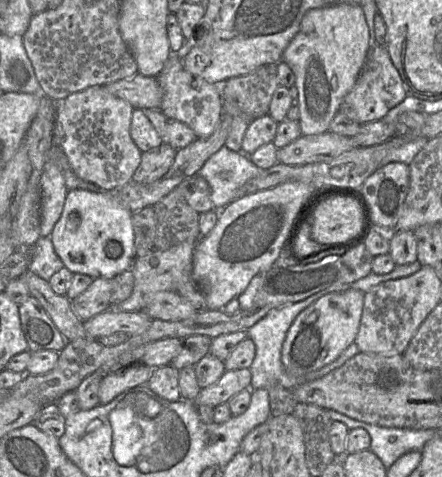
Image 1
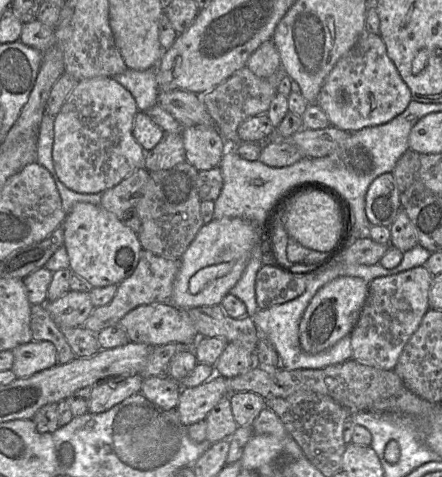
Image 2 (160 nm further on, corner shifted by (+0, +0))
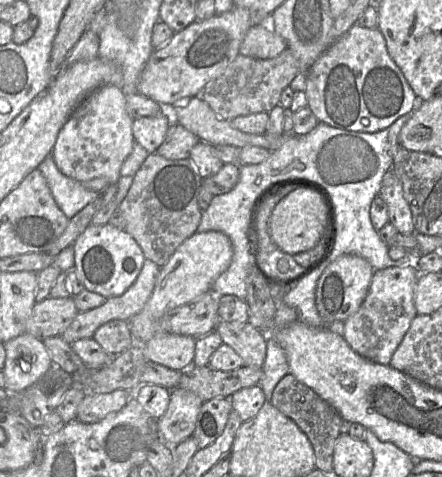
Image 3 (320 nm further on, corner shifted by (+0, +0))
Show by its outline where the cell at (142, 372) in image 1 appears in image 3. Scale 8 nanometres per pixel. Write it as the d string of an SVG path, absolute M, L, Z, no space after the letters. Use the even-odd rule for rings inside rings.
M123 389L86 395L78 406L77 420L83 423L99 422L109 413L121 410L129 401L129 396L129 392Z

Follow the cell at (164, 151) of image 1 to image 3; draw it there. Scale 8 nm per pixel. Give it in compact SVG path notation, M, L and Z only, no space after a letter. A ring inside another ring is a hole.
M173 122L156 153L169 160L189 159L191 149L200 141L192 132Z

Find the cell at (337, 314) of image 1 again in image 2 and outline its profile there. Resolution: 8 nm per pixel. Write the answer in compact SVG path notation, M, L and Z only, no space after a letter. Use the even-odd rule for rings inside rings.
M341 276L321 287L308 304L299 324L301 349L309 354L322 352L355 327L368 296L369 282L360 277Z

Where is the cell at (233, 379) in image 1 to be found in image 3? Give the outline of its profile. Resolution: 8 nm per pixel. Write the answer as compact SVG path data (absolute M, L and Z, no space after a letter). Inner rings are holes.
M177 387L164 415L156 420L155 430L166 446L174 447L193 436L203 400L193 392Z

